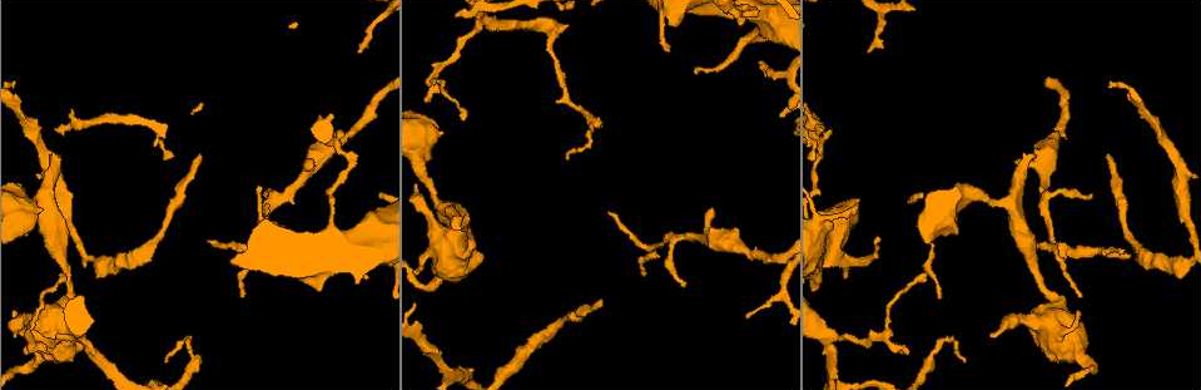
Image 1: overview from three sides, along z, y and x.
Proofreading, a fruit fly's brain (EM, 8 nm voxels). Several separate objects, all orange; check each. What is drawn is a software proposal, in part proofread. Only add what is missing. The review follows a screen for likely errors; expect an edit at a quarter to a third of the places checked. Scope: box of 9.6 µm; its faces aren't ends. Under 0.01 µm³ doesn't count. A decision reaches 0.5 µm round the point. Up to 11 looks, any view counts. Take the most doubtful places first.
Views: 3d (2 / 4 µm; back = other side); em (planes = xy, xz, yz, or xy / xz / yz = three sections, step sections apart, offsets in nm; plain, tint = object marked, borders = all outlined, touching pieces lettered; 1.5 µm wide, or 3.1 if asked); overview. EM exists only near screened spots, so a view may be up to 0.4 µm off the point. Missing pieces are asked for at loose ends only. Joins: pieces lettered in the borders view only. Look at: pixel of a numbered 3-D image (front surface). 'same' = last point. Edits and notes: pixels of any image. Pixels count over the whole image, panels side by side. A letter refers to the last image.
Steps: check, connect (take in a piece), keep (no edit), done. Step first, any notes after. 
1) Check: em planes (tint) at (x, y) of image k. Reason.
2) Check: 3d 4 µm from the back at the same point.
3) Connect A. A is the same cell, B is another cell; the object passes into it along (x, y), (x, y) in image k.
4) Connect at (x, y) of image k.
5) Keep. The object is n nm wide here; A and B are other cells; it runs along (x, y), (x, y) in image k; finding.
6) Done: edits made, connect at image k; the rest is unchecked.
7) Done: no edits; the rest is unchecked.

Check: em planes (plain) at (60, 155) of image 1. An open end.

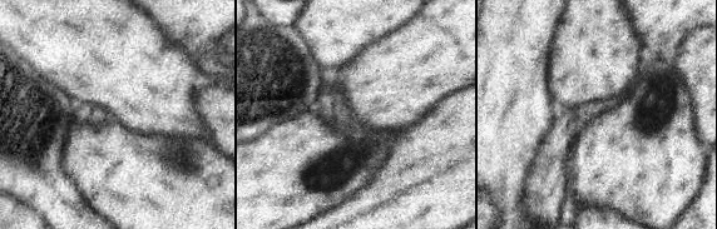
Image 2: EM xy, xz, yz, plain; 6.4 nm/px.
Check: em planes (tint) at the same point.

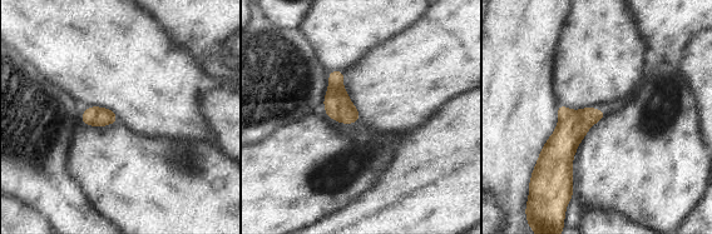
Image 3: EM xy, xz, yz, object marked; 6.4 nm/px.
Check: em planes (borders) at the same point. See the neighbours.

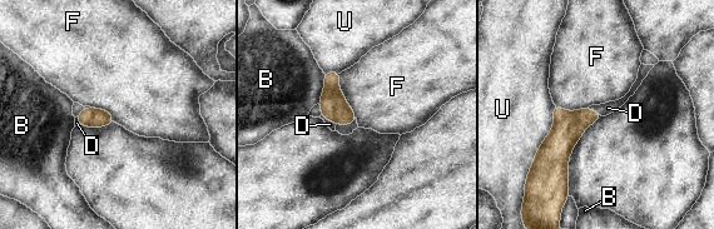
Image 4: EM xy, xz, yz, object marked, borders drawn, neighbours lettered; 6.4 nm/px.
Connect at (608, 108) of image 4. The longest contact is with U, 420 nm; D is the same cell, B, F and U are other cells; it goes on there.

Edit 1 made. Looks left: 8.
Check: overview.

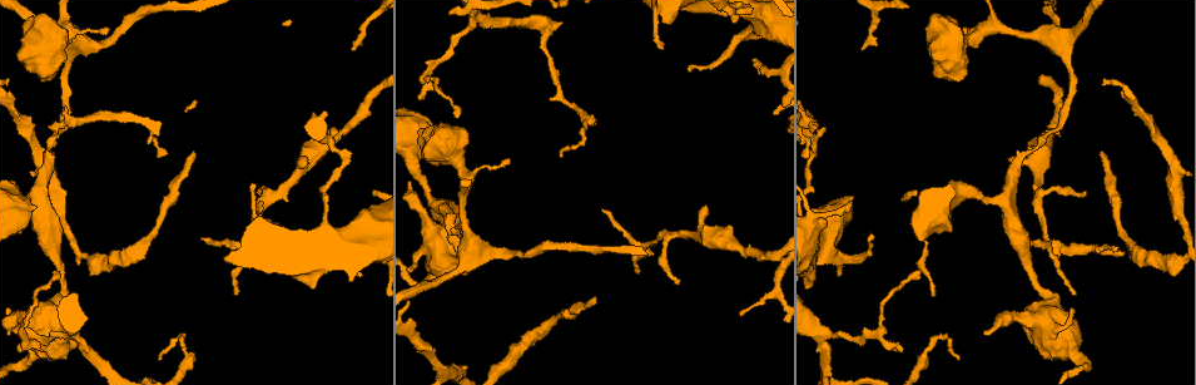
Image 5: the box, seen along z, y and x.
Check: 3d 2 µm at (1007, 158) of image 5. Free end.

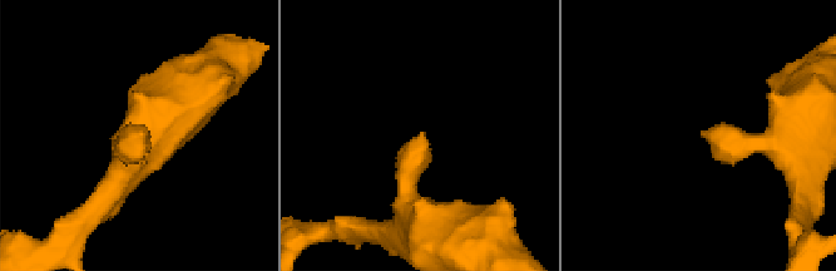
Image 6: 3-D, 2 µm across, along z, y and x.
Check: em planes (plain) at (142, 131) of image 6.

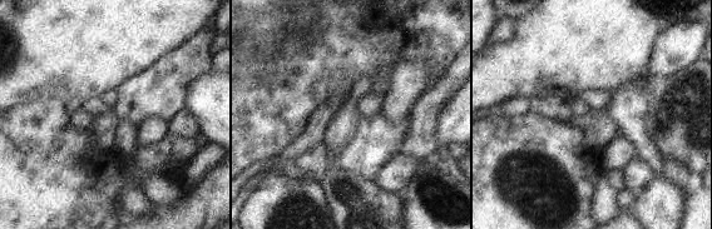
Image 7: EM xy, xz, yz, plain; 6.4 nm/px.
Check: em planes (borders) at the same point.

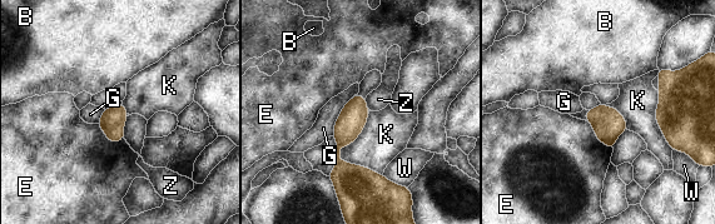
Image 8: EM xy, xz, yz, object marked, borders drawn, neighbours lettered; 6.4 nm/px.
Keep. B, E, G, K, W and Z are other cells; it runs along (360, 98), (338, 149), (354, 187) in image 8; none of them fits.

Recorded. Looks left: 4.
Check: 3d 4 µm at (677, 282) of image 5. Thin end.

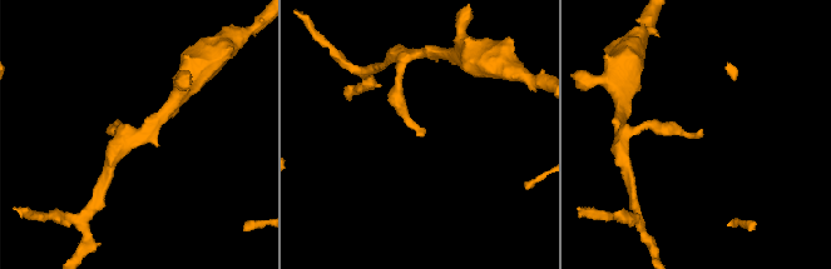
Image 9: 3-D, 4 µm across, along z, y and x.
Check: em planes (borders) at (422, 137) of image 9.

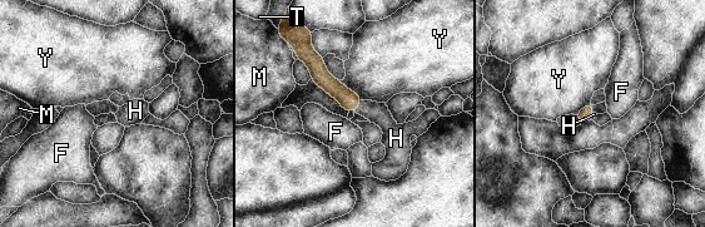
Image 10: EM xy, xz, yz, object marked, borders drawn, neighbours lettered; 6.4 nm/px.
Connect at (377, 113) of image 10. The longest contact is with Y, 200 nm; H is the same cell, F, M, T and Y are other cells; the cell continues.

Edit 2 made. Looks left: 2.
Done: edits made, connect at image 4, connect at image 10; the rest is unchecked.

